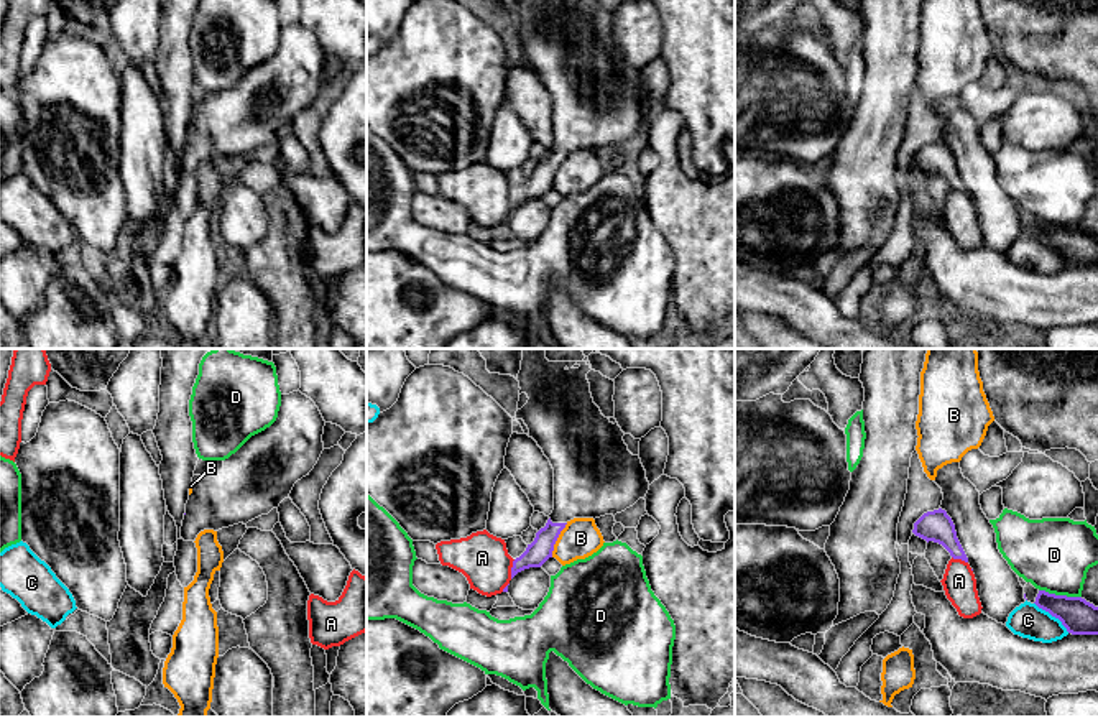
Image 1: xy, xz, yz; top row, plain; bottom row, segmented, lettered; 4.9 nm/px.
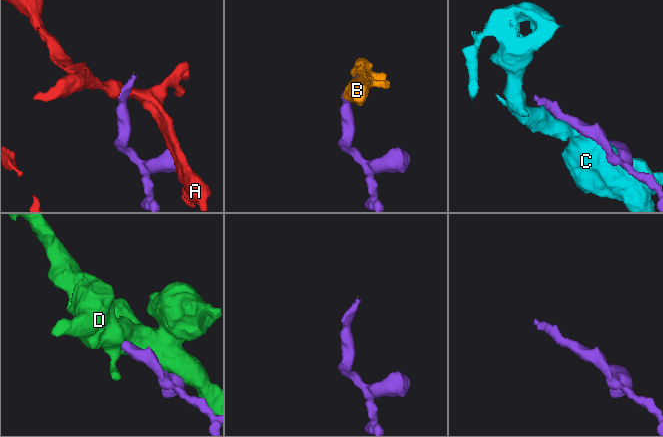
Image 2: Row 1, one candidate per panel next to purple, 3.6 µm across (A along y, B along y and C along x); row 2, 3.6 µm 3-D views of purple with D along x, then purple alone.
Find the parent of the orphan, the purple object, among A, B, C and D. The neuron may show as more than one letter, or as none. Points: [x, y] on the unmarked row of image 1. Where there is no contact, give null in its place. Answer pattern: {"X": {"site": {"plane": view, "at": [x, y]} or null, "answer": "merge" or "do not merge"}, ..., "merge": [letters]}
{"A": {"site": {"plane": "xz", "at": [512, 201]}, "answer": "do not merge"}, "B": {"site": {"plane": "xz", "at": [556, 171]}, "answer": "do not merge"}, "C": {"site": {"plane": "yz", "at": [1052, 247]}, "answer": "do not merge"}, "D": {"site": {"plane": "yz", "at": [1061, 227]}, "answer": "do not merge"}, "merge": []}

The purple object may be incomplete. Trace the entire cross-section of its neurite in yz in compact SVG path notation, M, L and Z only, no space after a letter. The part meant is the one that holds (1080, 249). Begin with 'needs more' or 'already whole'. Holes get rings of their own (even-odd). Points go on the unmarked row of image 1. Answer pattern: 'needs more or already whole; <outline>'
already whole; M1039 222L1034 235L1059 250L1072 266L1098 266L1098 238L1082 229Z

